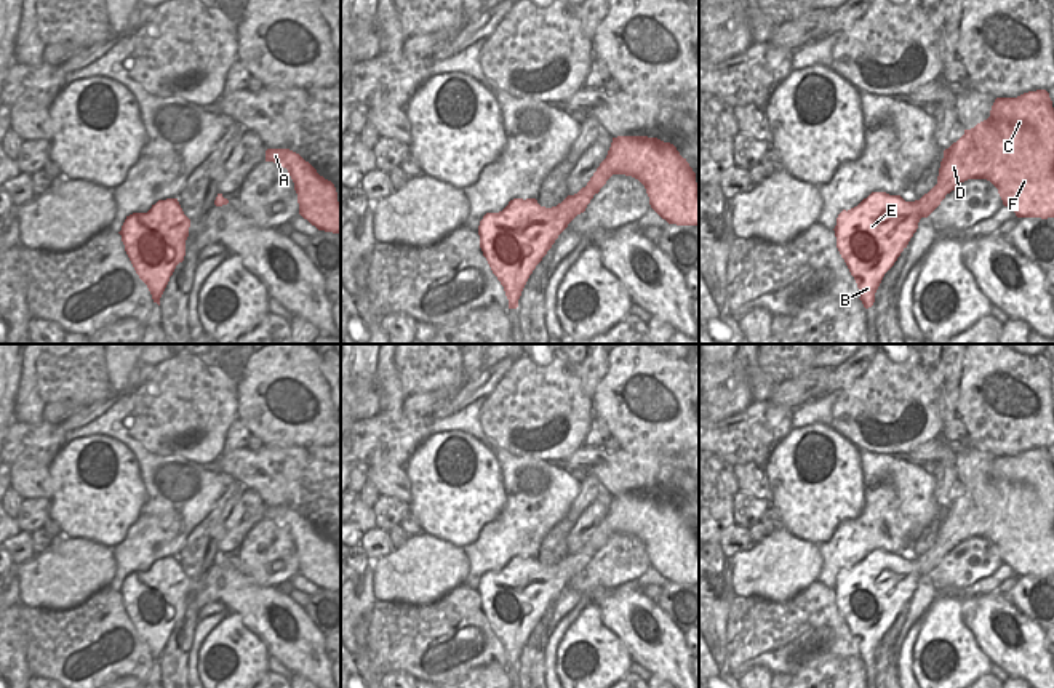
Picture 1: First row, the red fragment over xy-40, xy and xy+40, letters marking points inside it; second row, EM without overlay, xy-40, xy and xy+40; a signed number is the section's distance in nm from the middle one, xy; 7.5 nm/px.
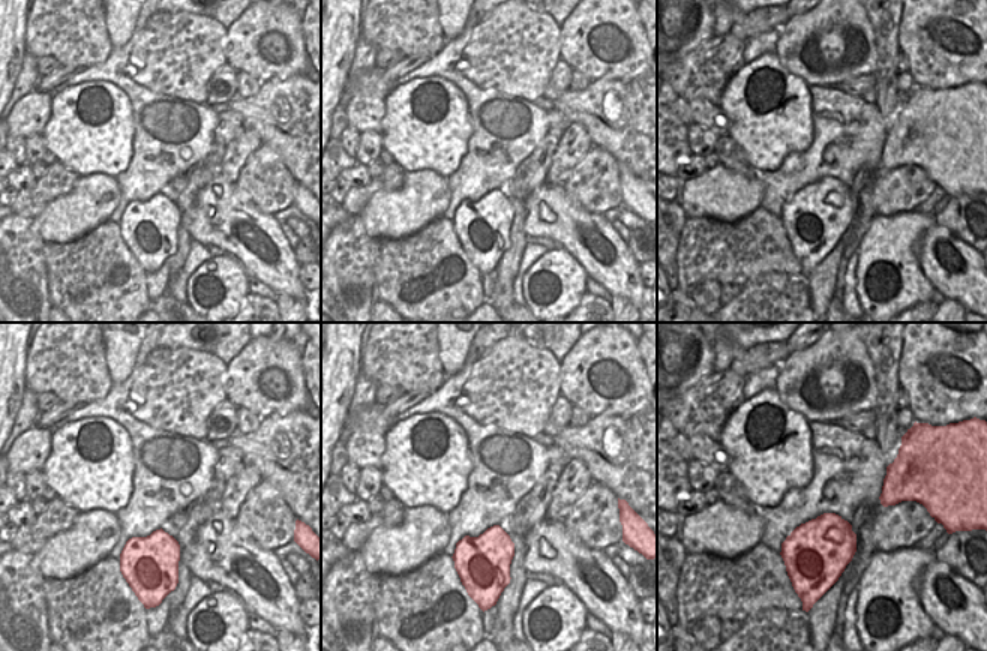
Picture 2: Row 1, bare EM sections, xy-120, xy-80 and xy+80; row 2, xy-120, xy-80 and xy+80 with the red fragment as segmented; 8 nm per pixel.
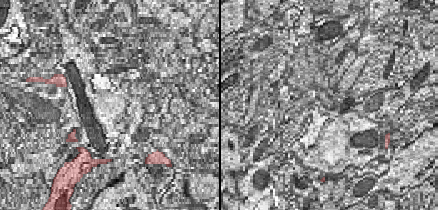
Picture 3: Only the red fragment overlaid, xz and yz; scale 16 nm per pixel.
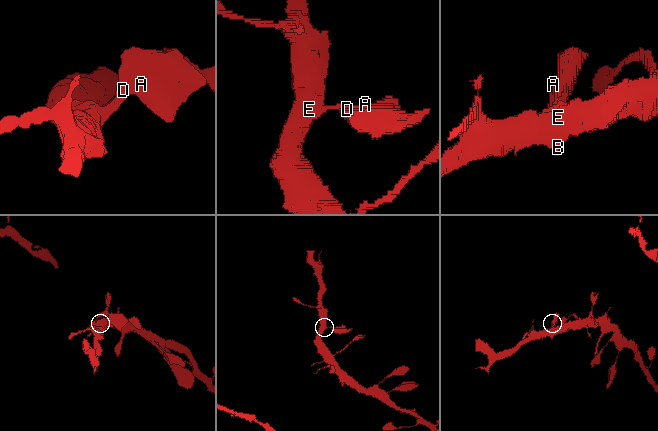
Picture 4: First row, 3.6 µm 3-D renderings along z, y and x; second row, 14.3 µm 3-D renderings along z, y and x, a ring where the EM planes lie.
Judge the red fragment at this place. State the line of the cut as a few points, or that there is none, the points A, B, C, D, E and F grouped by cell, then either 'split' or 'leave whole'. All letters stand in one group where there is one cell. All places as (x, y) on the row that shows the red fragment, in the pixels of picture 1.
cut none; groups A B C D E F; leave whole

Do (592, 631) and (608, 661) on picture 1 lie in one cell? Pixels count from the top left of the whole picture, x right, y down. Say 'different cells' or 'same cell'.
same cell

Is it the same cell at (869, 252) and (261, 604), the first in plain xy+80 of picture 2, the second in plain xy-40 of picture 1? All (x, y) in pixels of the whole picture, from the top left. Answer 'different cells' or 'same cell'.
different cells

